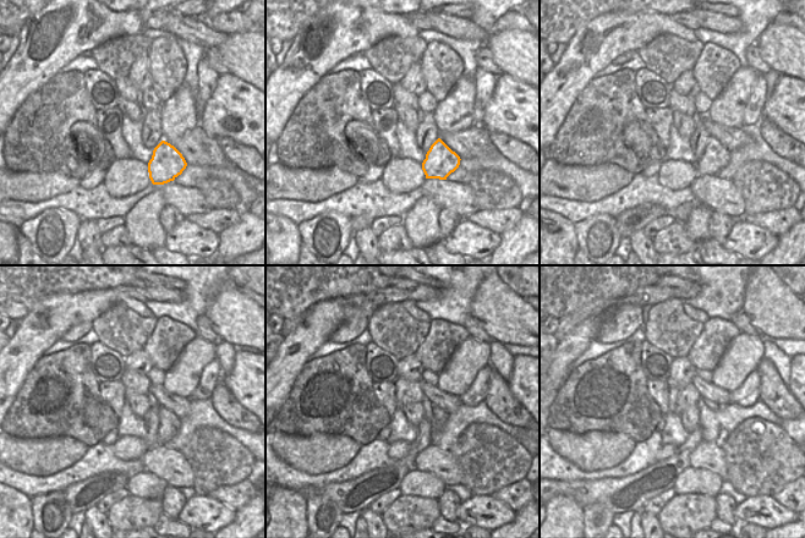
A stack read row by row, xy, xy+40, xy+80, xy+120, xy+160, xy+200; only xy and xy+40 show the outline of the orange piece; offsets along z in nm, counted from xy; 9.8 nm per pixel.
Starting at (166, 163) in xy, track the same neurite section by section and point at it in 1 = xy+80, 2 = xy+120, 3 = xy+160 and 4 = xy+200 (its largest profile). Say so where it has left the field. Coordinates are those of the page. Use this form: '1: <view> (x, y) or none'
1: xy+80 (716, 157)
2: xy+120 (169, 423)
3: xy+160 (439, 417)
4: xy+200 (708, 402)

